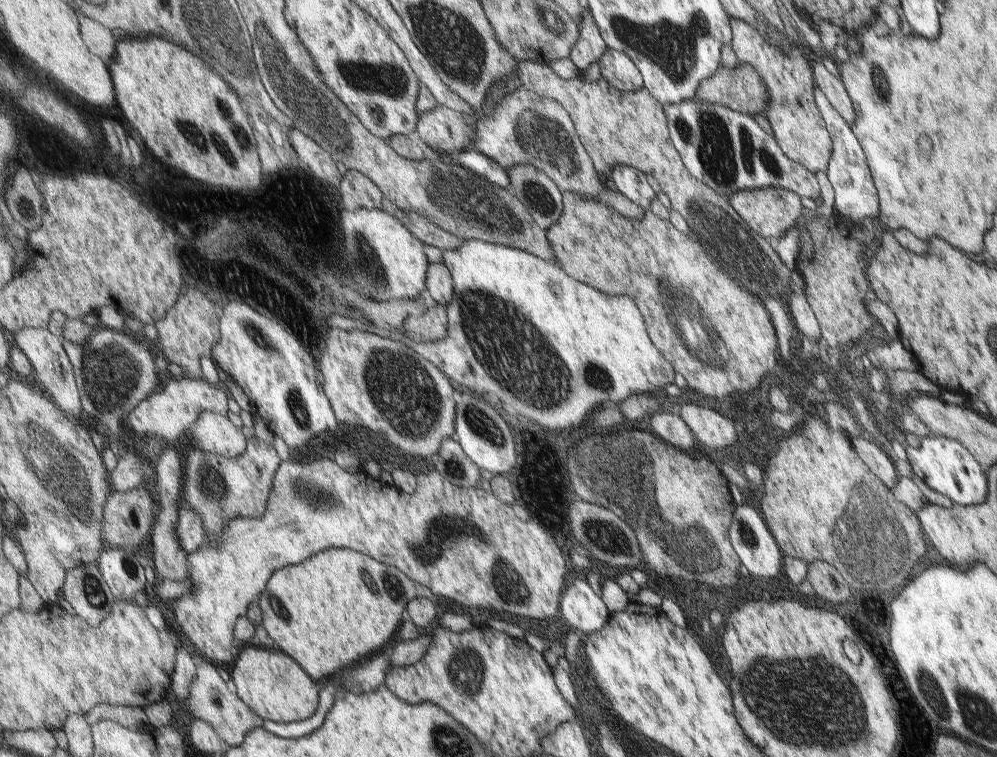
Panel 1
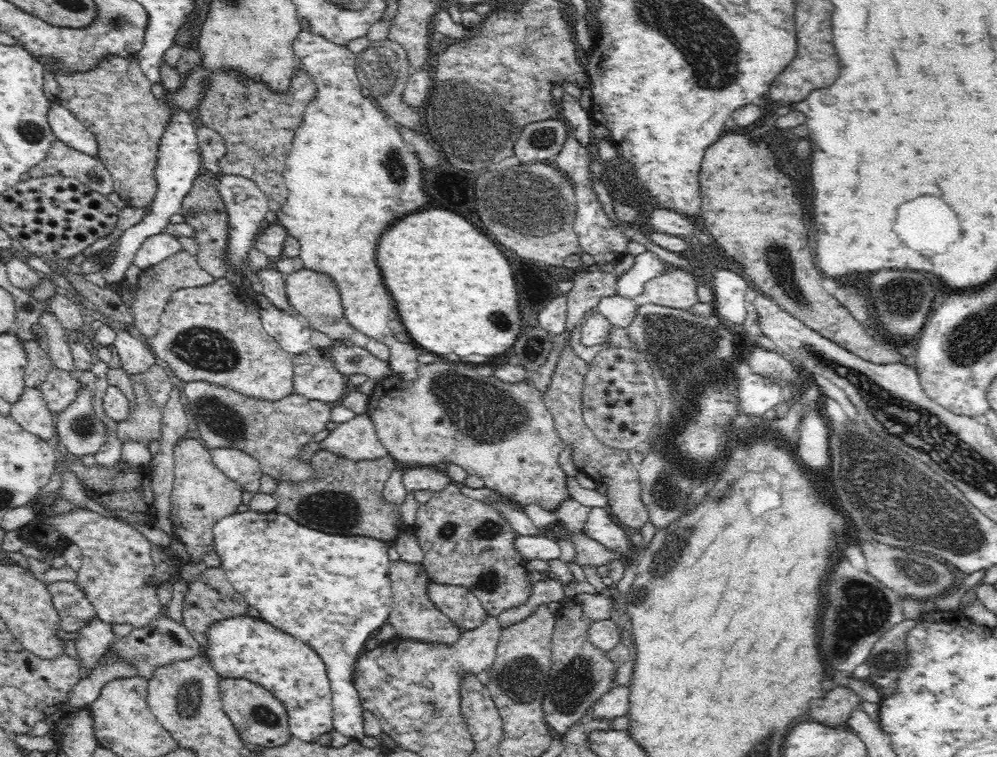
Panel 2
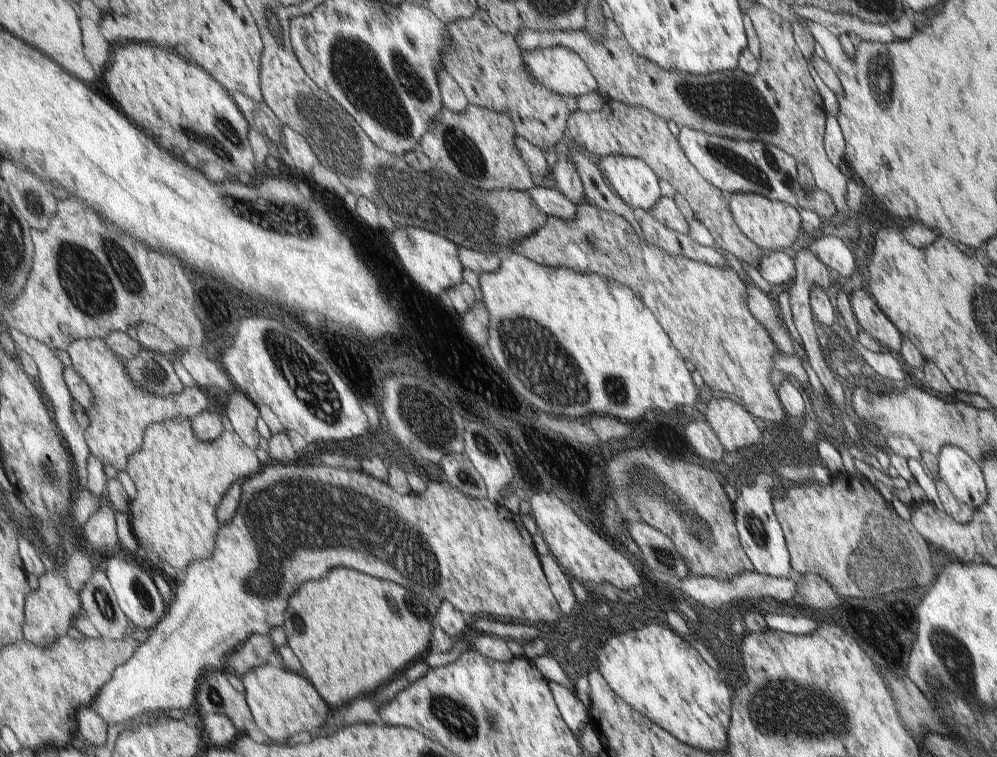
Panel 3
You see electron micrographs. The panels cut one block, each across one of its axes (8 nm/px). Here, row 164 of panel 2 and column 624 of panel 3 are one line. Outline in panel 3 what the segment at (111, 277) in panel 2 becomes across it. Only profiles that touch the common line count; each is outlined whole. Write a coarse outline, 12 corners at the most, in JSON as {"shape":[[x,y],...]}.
{"shape":[[600,157],[599,170],[623,202],[647,212],[655,173],[642,158]]}

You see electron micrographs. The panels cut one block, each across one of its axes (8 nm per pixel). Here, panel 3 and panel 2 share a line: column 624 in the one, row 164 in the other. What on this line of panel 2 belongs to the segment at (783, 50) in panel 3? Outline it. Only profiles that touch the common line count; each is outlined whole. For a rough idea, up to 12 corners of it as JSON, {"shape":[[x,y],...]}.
{"shape":[[59,139],[32,178],[74,177],[100,194],[115,180],[98,157]]}

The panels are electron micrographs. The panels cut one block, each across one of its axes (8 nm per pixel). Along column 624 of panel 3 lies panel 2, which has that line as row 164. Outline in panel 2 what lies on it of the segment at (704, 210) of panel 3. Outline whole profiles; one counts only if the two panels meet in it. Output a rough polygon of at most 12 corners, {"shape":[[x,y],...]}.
{"shape":[[135,59],[58,76],[126,206],[157,193],[174,113]]}

